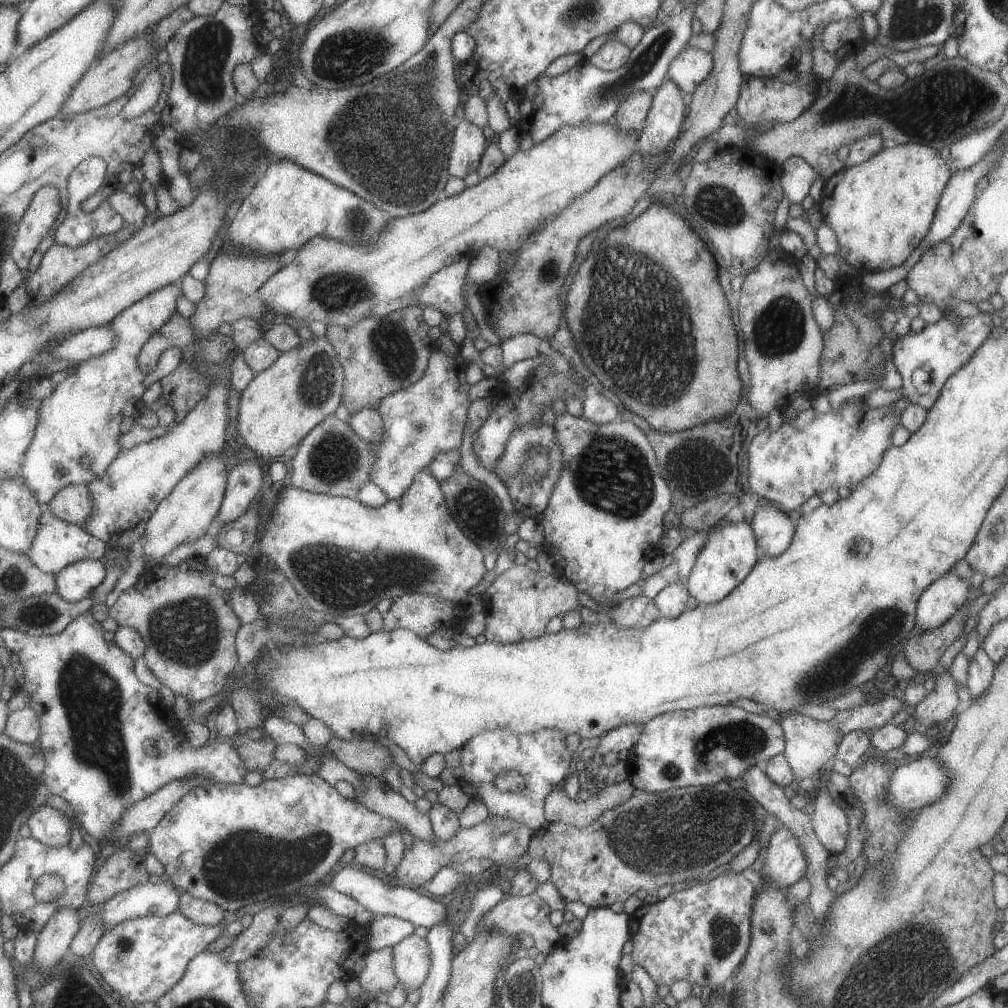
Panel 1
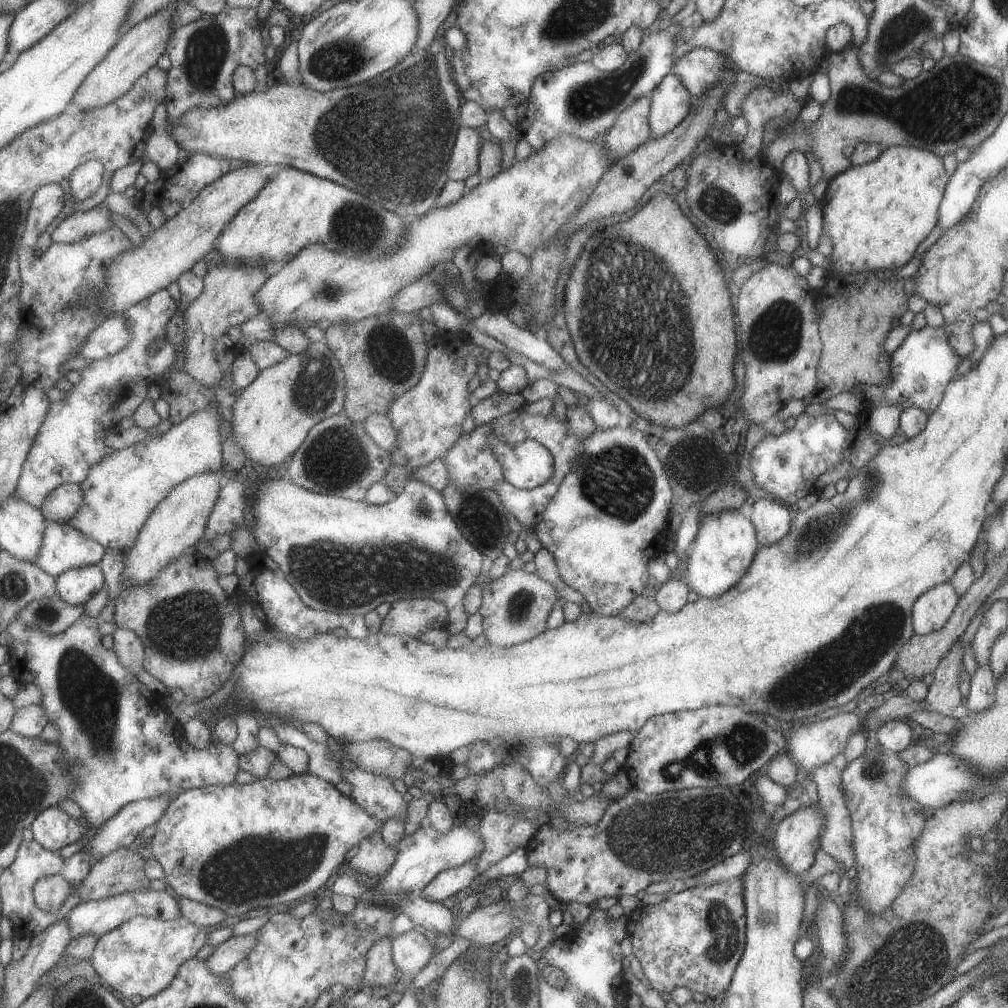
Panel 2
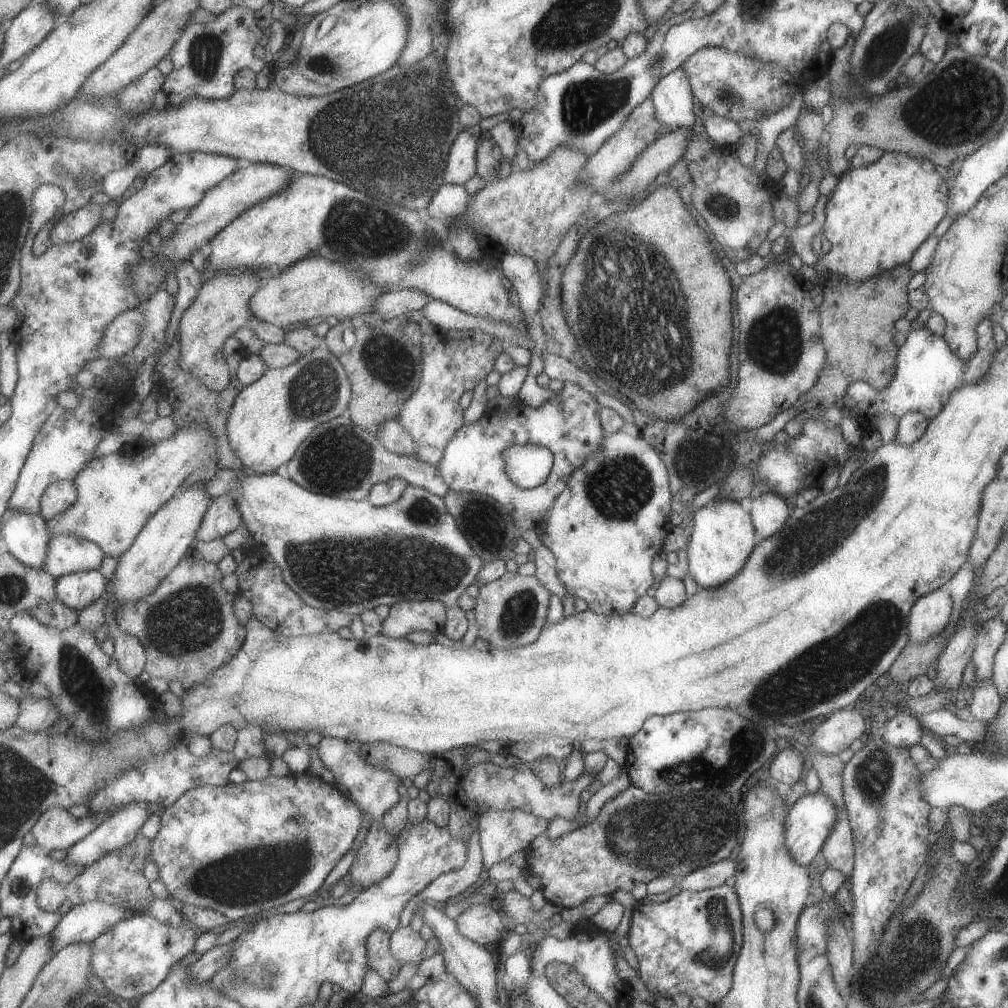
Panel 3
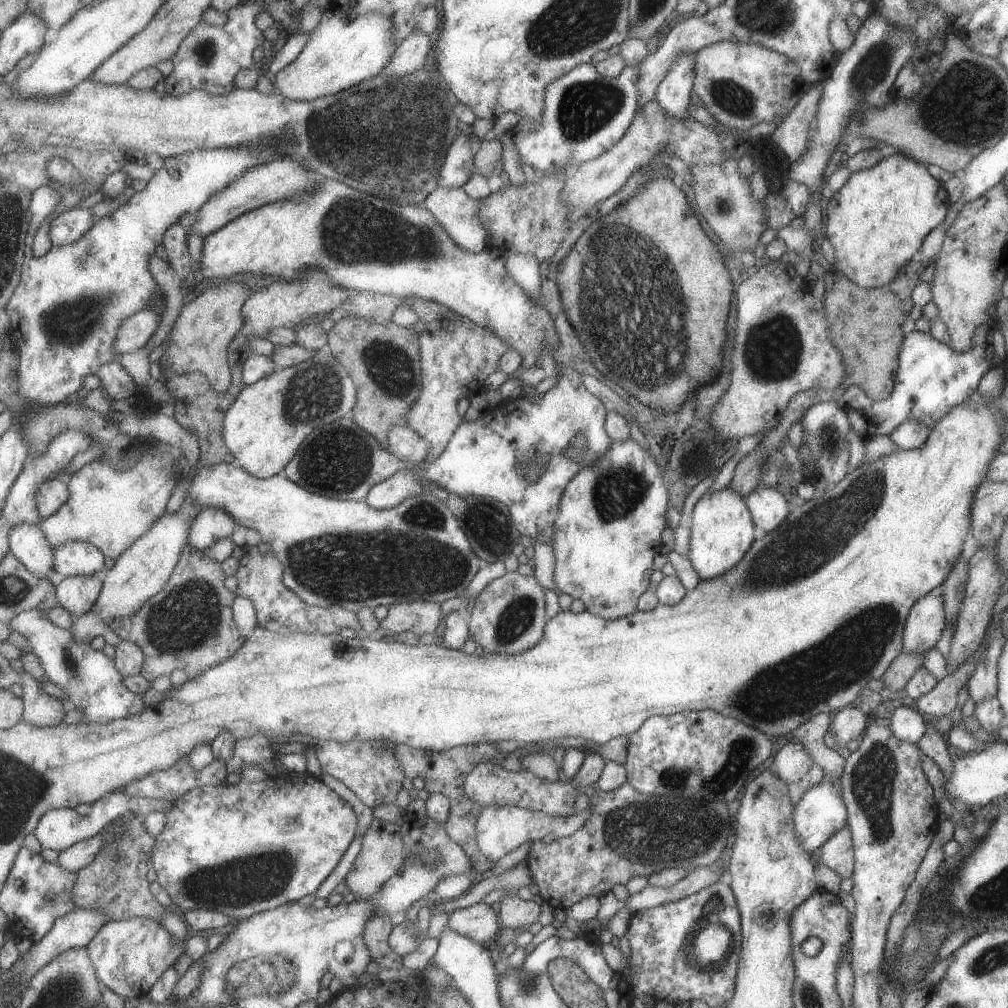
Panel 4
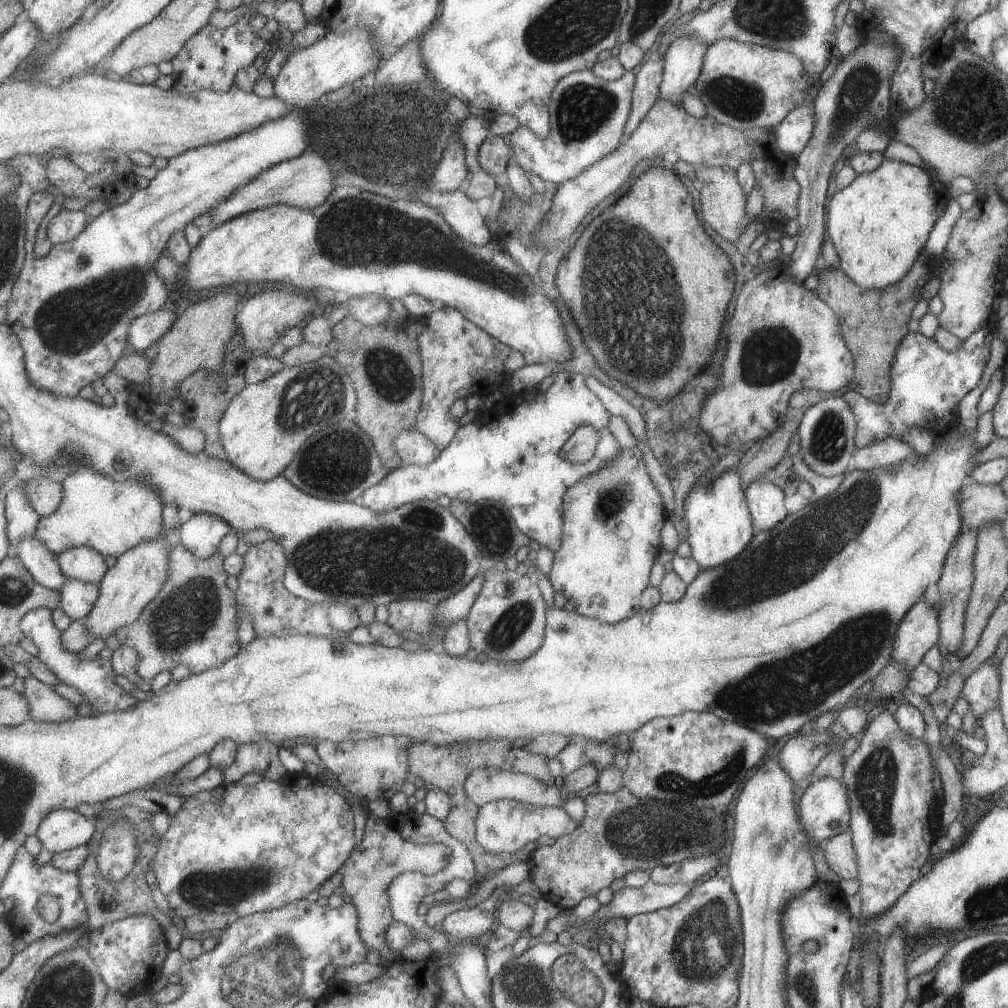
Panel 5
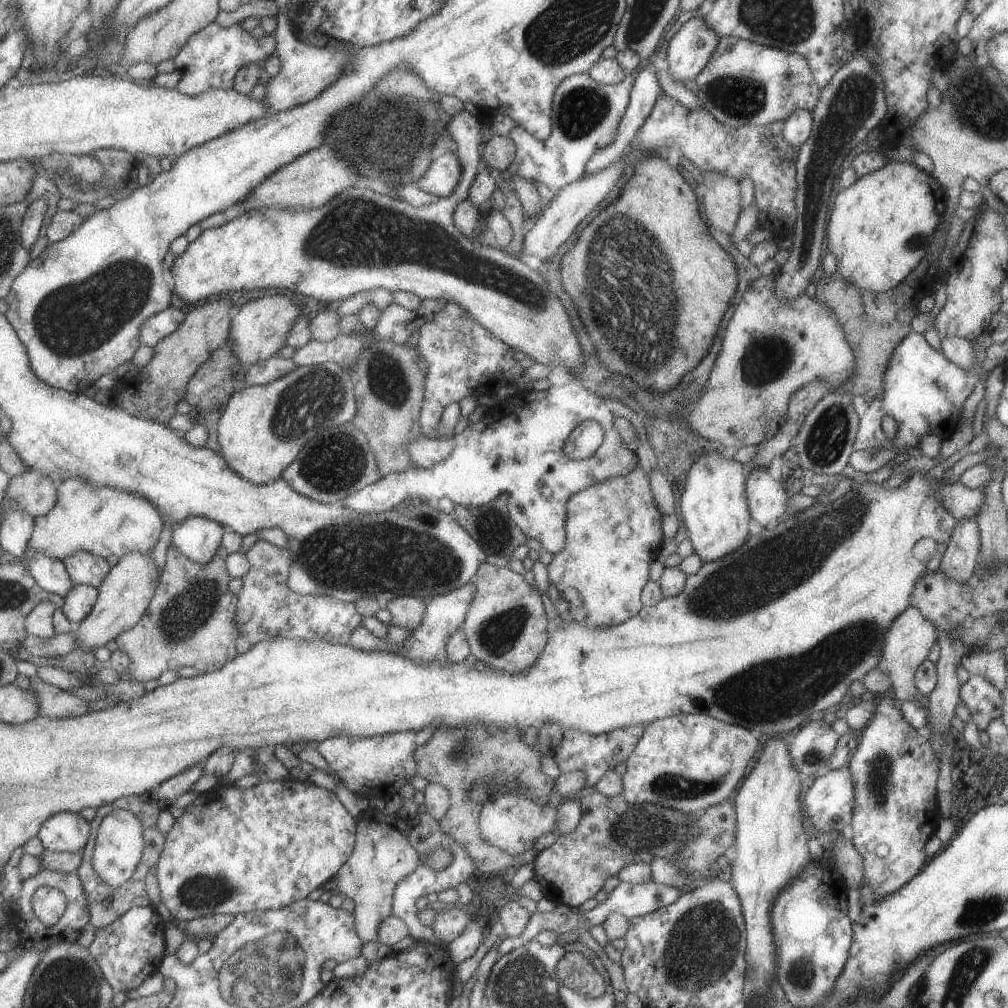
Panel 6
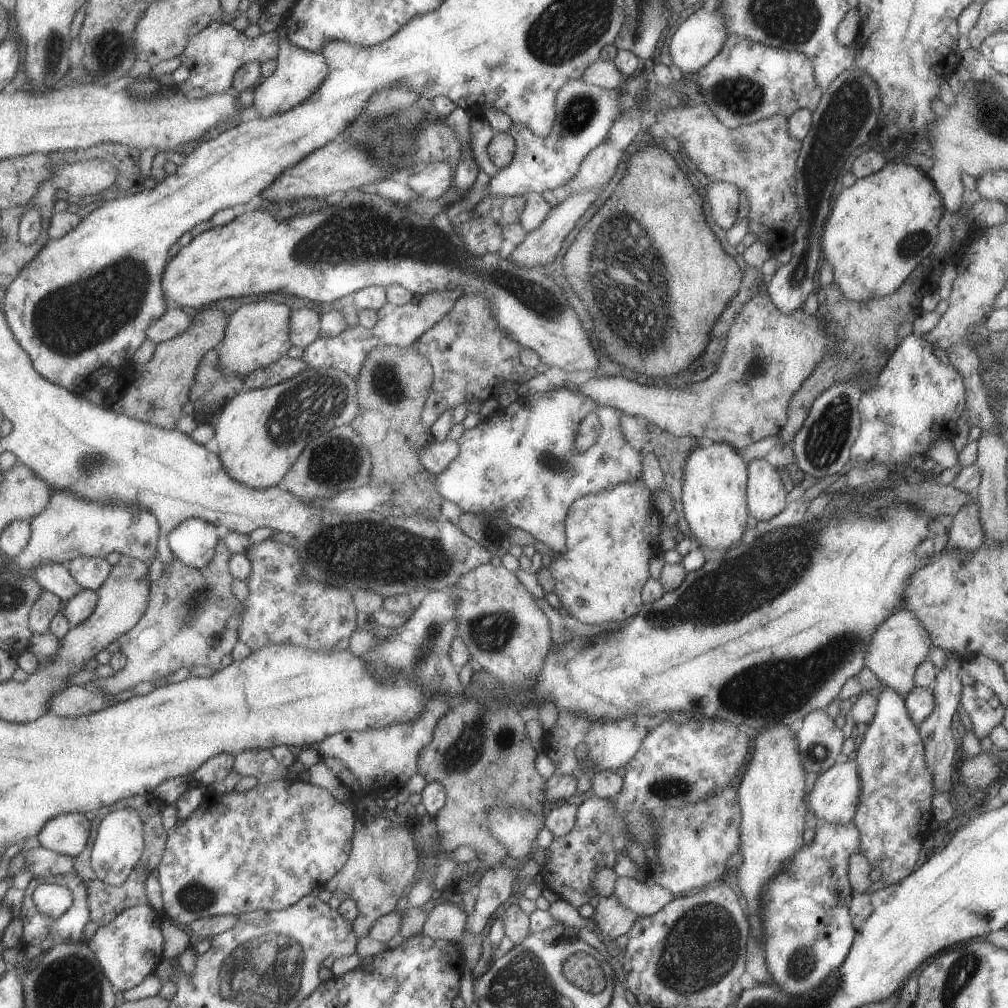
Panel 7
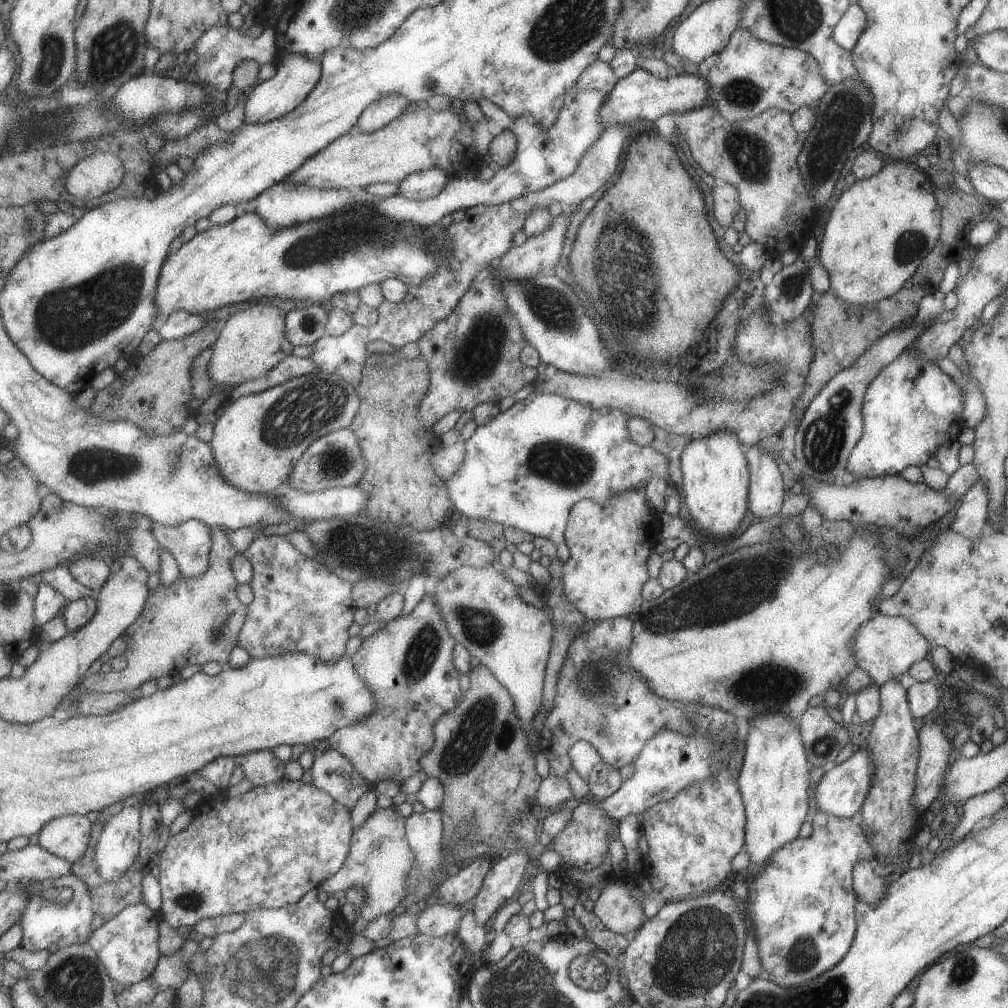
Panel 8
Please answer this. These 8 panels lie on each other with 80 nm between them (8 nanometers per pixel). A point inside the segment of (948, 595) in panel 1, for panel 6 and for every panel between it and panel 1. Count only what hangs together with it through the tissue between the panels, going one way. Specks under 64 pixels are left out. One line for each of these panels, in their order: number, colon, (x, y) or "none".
2: (931, 609)
3: (928, 616)
4: (924, 621)
5: (917, 631)
6: (906, 644)

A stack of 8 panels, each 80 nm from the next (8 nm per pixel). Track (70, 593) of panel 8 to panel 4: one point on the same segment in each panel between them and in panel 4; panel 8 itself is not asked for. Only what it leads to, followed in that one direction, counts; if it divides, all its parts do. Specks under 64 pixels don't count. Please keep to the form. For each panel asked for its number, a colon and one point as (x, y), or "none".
4: (28, 542)
5: (45, 565)
6: (52, 574)
7: (57, 578)

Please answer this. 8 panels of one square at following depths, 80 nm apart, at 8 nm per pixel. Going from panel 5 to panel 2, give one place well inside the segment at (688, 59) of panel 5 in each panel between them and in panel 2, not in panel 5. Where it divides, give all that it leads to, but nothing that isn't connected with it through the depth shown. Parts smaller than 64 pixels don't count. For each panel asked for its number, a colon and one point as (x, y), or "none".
2: (669, 101)
3: (671, 96)
4: (672, 94)

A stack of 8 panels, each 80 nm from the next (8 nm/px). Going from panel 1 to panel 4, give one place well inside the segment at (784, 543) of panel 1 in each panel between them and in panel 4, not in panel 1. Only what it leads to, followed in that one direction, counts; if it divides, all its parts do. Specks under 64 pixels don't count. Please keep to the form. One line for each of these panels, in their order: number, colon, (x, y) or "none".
2: (770, 518)
3: (768, 513)
4: (767, 506)

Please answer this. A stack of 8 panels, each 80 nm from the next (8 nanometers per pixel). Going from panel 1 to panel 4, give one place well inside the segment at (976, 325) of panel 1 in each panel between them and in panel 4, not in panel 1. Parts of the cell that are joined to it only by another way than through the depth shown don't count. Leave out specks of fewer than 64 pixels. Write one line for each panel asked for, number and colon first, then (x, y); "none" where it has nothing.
2: (920, 367)
3: (927, 372)
4: (930, 378)

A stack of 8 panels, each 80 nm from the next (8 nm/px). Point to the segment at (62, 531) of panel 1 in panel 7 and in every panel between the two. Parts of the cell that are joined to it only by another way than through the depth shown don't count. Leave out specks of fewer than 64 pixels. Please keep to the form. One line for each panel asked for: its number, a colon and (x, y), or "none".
2: (64, 547)
3: (67, 554)
4: (75, 558)
5: (82, 563)
6: (86, 568)
7: (90, 572)

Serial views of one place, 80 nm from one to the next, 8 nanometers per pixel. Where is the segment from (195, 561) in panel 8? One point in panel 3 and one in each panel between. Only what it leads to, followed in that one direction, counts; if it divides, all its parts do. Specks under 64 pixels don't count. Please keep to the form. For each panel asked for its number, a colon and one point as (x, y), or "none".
3: (223, 517)
4: (212, 524)
5: (202, 534)
6: (200, 538)
7: (194, 542)

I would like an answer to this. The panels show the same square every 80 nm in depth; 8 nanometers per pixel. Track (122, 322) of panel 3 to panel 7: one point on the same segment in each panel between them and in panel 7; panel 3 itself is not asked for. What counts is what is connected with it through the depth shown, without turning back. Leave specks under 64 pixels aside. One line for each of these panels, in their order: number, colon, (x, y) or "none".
4: (137, 330)
5: (148, 329)
6: (154, 329)
7: (176, 321)

